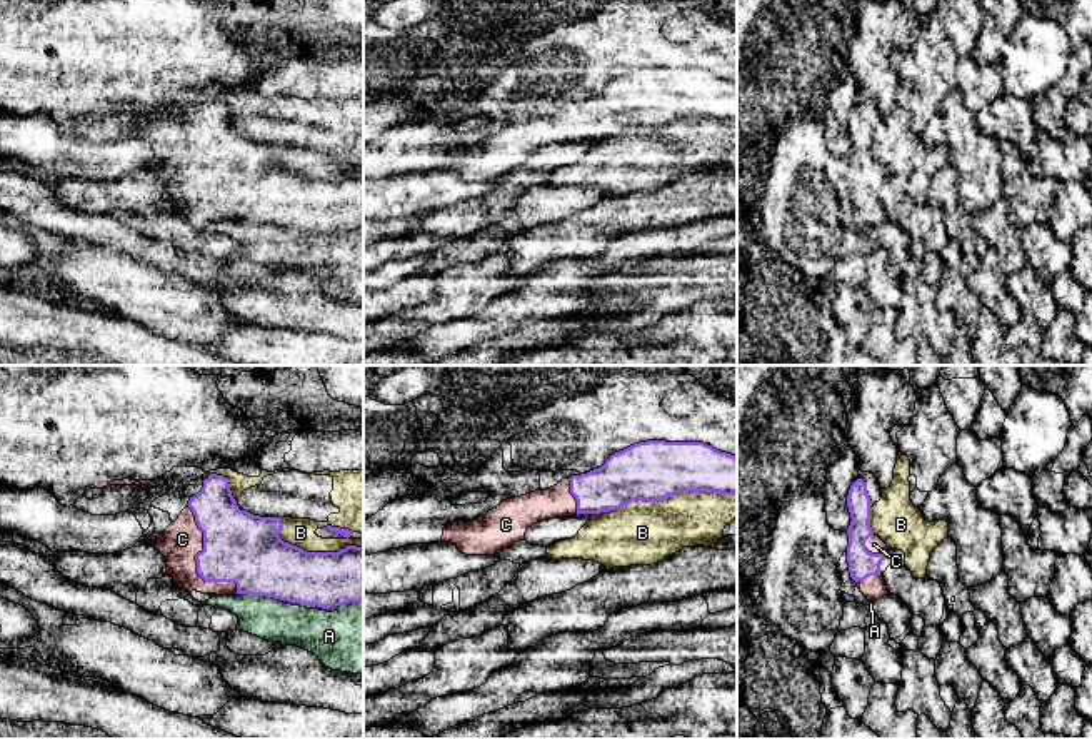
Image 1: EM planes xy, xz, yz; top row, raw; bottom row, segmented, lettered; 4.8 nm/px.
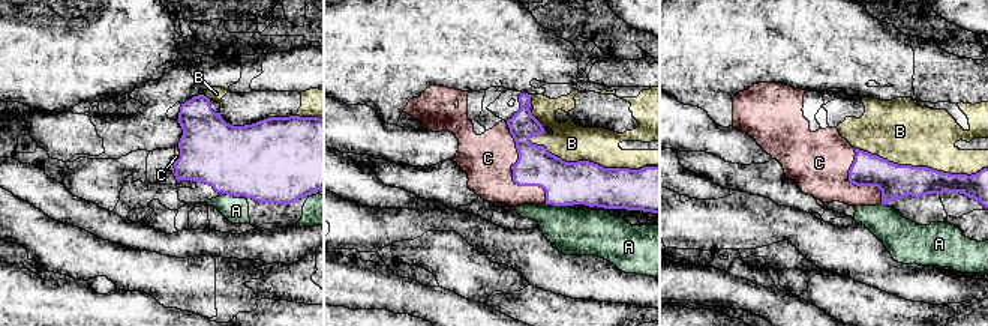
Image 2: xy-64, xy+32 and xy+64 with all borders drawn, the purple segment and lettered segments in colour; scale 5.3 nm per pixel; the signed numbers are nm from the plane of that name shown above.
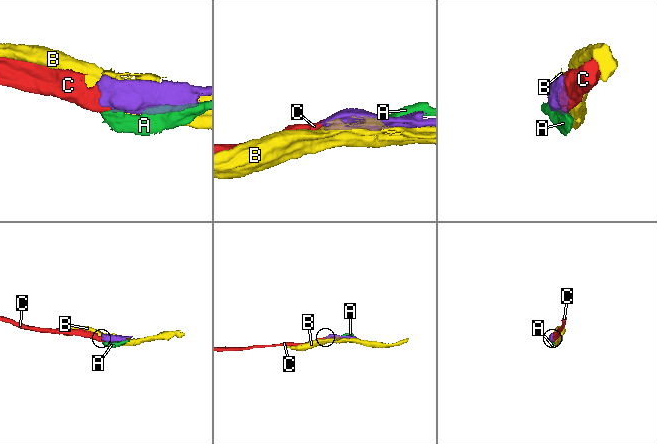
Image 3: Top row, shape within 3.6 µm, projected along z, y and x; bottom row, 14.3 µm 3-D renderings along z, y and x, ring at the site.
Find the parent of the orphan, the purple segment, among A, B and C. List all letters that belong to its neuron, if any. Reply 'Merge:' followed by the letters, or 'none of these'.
Merge: C

